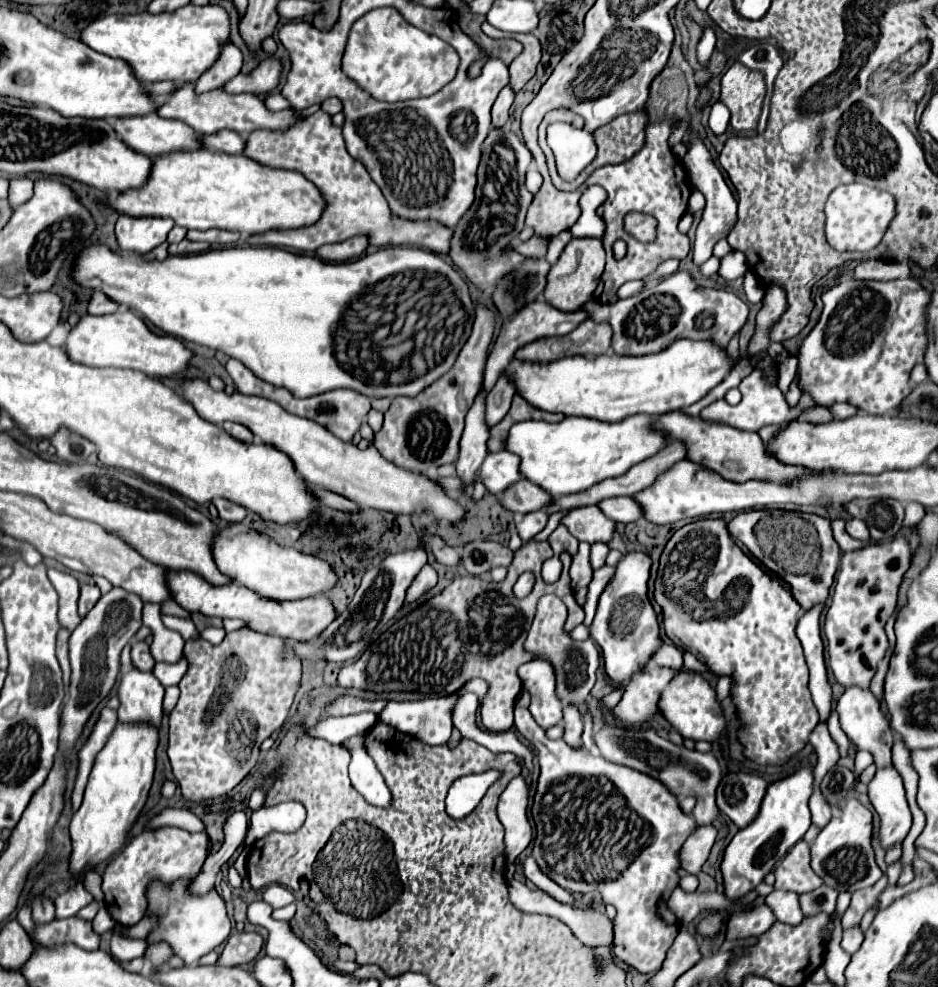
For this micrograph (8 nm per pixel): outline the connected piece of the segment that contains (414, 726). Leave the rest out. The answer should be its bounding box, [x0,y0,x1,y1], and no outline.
[381,694,457,745]

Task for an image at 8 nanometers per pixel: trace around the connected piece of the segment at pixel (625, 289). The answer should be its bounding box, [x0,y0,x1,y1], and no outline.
[617,281,643,299]

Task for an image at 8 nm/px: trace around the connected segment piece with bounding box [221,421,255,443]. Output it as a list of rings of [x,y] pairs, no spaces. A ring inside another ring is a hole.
[[[227,421],[227,423],[223,423],[221,427],[223,427],[225,433],[229,433],[233,439],[237,439],[237,441],[241,441],[241,443],[253,443],[253,441],[255,441],[253,433],[251,433],[247,427],[239,425],[239,423],[229,423],[229,421]]]

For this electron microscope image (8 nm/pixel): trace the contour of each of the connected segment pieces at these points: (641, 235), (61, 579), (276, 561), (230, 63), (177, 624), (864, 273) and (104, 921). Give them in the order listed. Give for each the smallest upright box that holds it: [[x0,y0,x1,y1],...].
[[623,213,657,243],[49,569,81,631],[211,523,337,601],[195,41,243,93],[161,615,199,639],[853,259,909,281],[93,907,115,933]]

